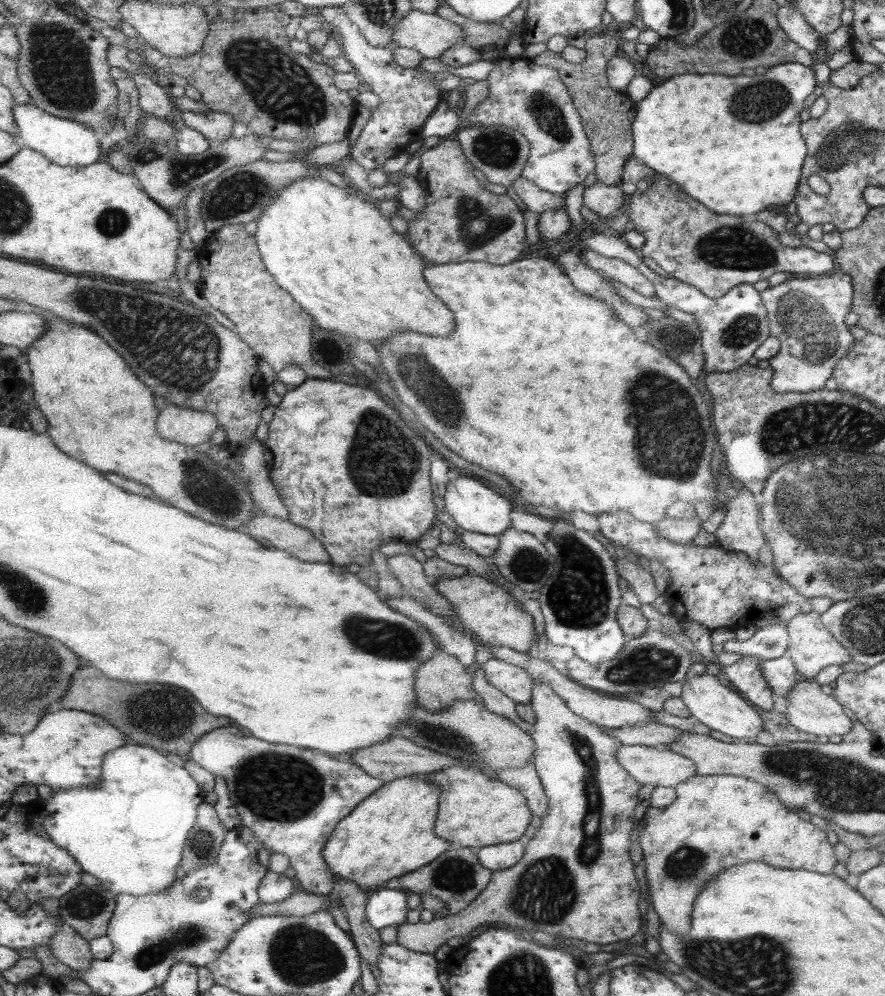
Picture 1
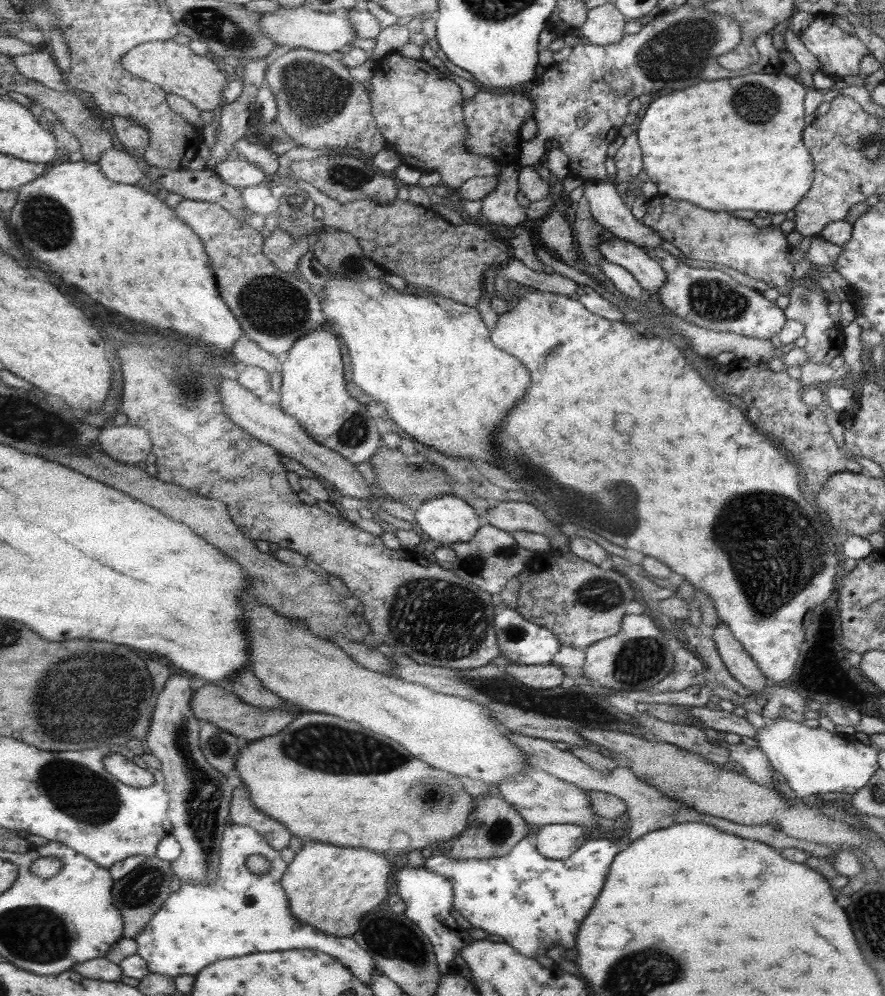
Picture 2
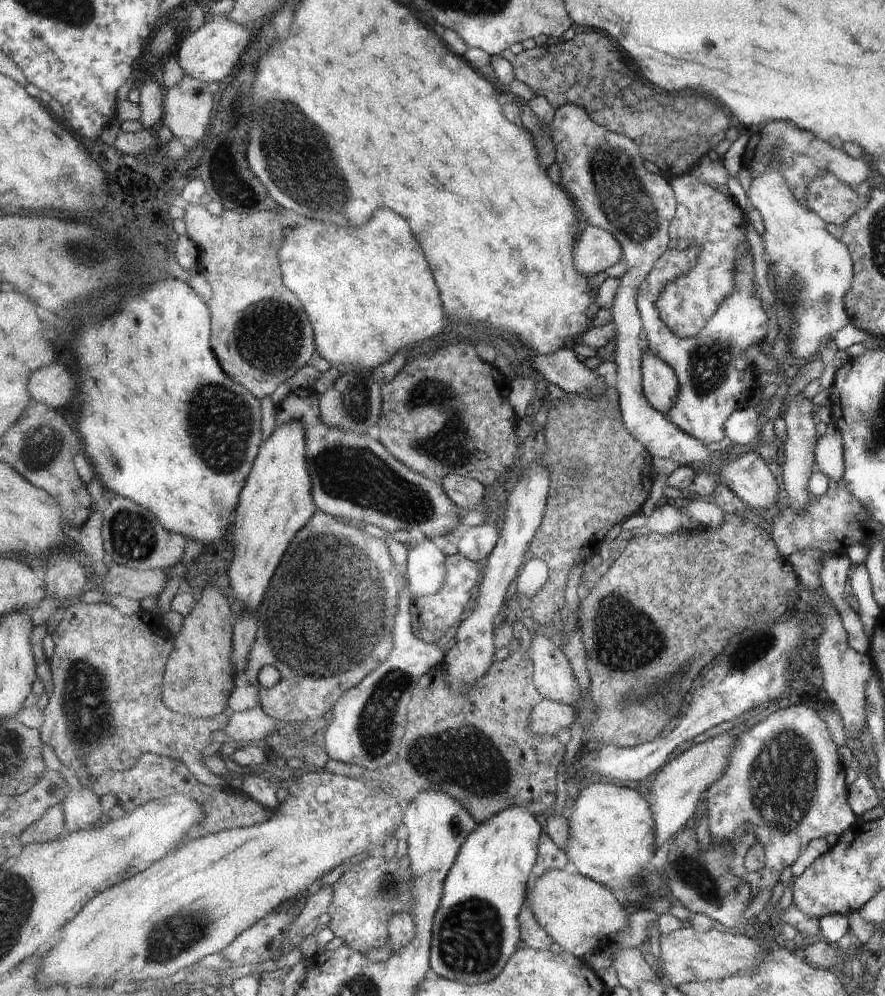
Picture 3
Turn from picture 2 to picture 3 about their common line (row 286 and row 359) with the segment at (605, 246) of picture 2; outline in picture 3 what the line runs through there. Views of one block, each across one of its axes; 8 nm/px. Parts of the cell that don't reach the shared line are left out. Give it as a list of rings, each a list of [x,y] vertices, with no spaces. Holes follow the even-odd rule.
[[[646,349],[642,356],[642,373],[646,397],[659,412],[667,415],[677,404],[680,393],[676,367]]]

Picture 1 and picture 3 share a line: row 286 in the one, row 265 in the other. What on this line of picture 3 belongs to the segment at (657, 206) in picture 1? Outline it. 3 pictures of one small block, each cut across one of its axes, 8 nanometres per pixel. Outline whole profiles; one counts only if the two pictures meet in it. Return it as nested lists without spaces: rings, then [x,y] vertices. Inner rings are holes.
[[[687,173],[671,178],[676,192],[678,210],[671,221],[670,238],[688,240],[687,247],[695,247],[698,257],[692,271],[668,284],[658,300],[662,319],[681,337],[693,338],[701,332],[707,320],[717,312],[726,296],[733,294],[735,258],[737,248],[747,244],[741,208],[722,190],[715,190],[701,182],[695,175]]]

